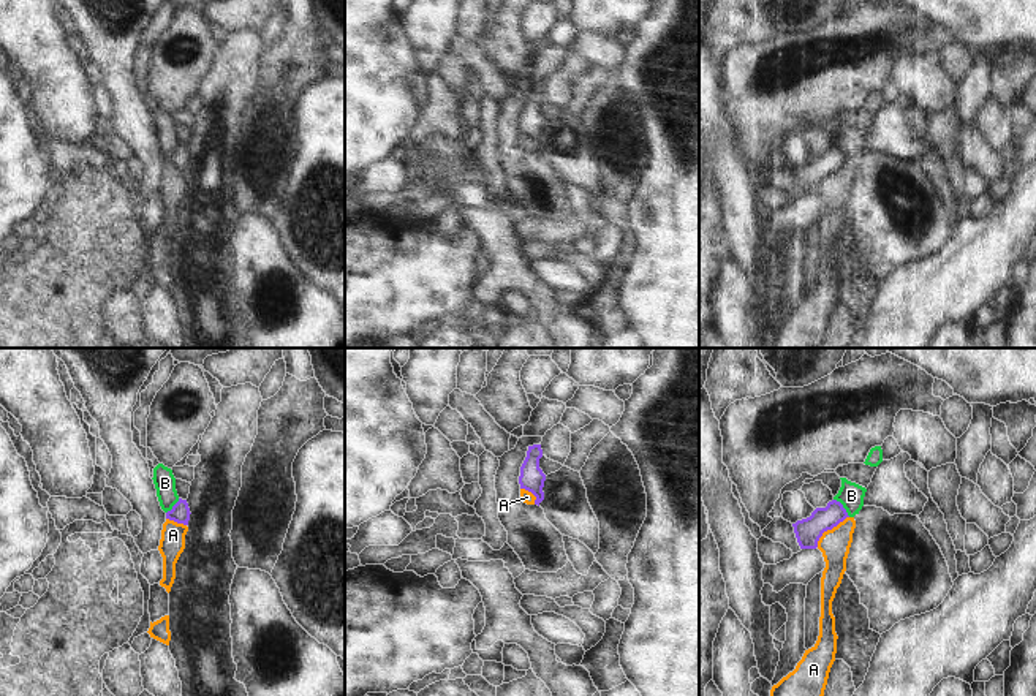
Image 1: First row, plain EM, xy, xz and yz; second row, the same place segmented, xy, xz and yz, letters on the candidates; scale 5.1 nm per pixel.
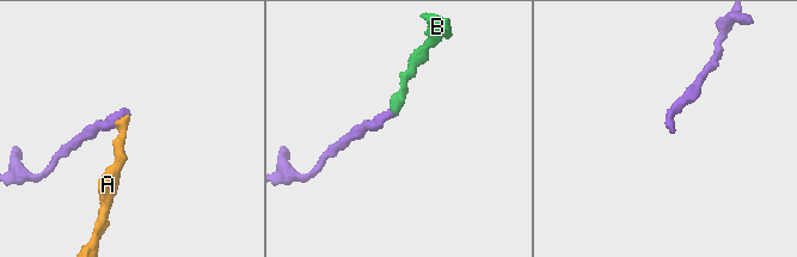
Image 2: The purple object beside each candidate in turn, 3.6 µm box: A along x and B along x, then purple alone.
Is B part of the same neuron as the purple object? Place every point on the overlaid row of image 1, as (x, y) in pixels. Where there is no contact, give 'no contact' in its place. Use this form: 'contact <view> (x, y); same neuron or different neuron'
contact yz (842, 506); different neuron

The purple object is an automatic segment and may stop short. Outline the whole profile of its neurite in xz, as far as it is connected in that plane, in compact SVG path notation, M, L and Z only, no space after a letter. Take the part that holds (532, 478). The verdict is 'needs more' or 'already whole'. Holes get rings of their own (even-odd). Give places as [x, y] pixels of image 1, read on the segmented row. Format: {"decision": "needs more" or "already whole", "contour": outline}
{"decision": "already whole", "contour": "M541 444L528 446L527 457L520 467L519 476L520 489L531 492L536 497L535 505L538 506L544 500L543 487L546 481L546 475L539 468L541 457L543 457Z"}

